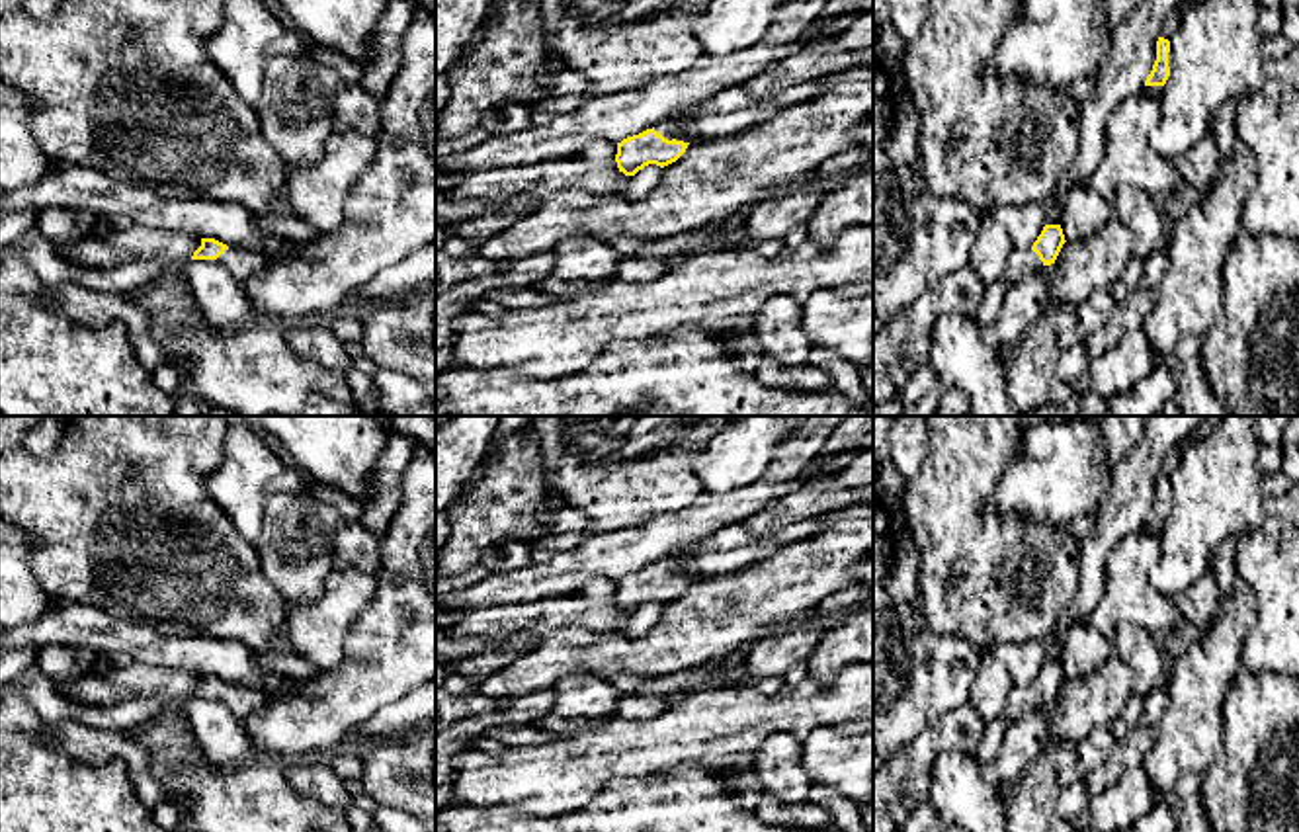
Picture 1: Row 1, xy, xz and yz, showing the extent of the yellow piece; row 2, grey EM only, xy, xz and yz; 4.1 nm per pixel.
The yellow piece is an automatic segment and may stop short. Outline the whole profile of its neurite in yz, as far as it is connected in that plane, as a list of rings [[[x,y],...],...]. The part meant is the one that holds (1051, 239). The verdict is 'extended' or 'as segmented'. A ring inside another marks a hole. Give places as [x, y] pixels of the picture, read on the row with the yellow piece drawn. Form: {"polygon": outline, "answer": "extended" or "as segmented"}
{"polygon": [[[1045,225],[1031,248],[1012,250],[1000,281],[1012,285],[1026,273],[1055,264],[1065,242],[1061,225]]], "answer": "extended"}

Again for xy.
{"polygon": [[[201,238],[201,246],[193,252],[191,260],[217,260],[221,262],[238,285],[244,285],[258,271],[262,271],[268,260],[256,252],[242,248],[229,248],[215,238]]], "answer": "extended"}

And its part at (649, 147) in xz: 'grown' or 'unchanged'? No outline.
grown

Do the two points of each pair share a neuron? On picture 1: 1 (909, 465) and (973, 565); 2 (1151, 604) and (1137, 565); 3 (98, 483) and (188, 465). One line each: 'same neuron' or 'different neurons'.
1: different neurons
2: same neuron
3: same neuron

